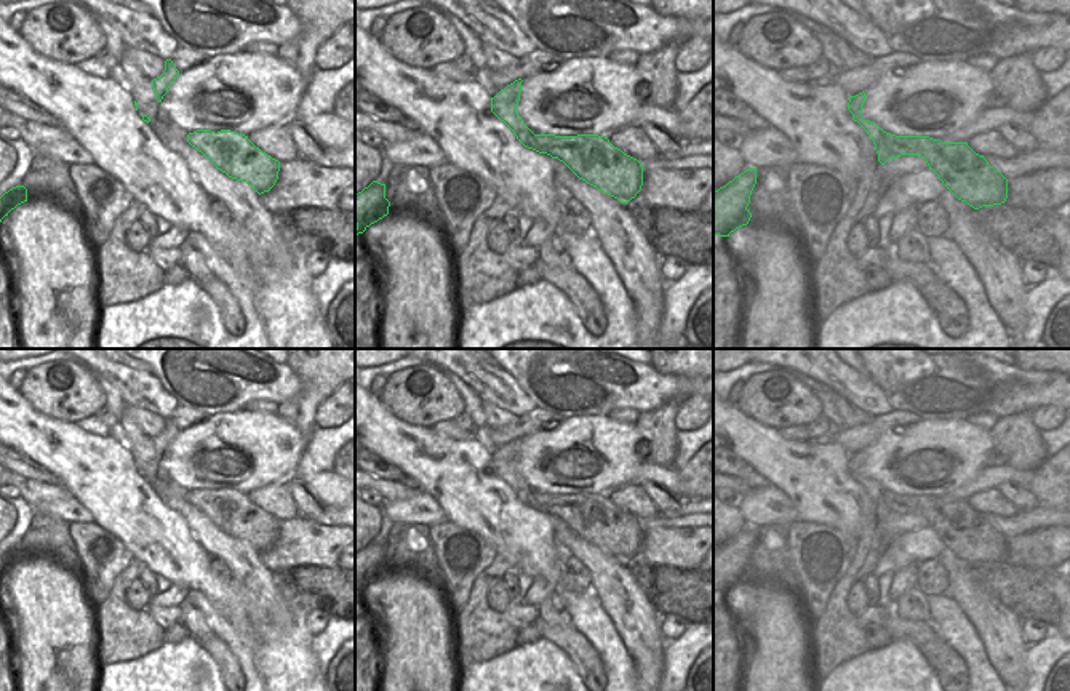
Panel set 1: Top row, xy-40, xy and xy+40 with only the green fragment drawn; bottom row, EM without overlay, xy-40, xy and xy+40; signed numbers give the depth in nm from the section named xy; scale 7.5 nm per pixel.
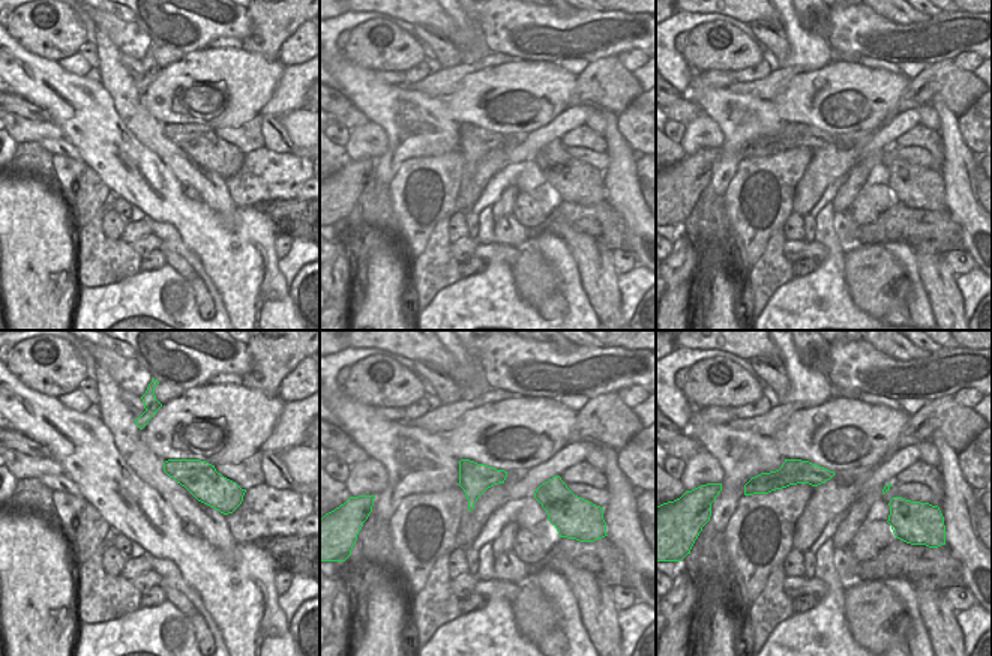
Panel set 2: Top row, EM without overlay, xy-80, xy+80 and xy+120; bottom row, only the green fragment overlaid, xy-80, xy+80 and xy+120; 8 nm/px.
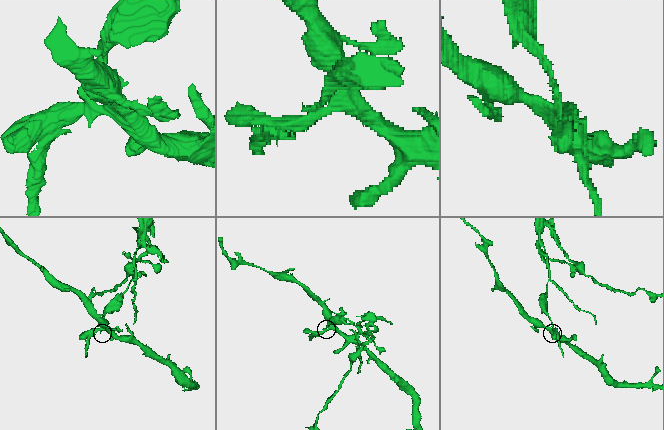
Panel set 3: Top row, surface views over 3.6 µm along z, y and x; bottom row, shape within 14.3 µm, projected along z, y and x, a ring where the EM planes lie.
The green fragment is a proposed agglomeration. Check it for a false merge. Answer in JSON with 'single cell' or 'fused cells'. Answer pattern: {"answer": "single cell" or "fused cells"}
{"answer": "fused cells"}

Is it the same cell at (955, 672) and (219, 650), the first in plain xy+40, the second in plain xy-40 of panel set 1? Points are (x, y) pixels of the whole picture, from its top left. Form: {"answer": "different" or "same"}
{"answer": "same"}

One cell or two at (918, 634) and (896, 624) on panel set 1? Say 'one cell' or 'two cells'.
one cell

